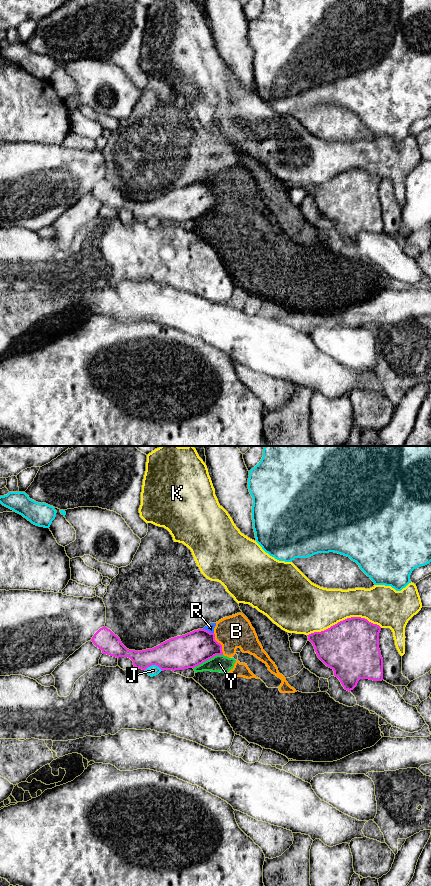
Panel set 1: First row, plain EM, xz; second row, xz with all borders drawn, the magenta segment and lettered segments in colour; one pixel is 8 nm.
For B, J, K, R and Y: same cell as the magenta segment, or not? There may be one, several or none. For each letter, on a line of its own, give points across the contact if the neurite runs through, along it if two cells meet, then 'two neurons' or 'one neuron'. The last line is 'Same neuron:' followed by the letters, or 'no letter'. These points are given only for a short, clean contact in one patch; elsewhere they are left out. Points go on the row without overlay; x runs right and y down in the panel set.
B: two neurons
J: two neurons
K: two neurons
R: along xz (203, 180), (213, 185) | two neurons
Y: along xz (222, 206), (216, 206), (193, 220) | two neurons
Same neuron: no letter

